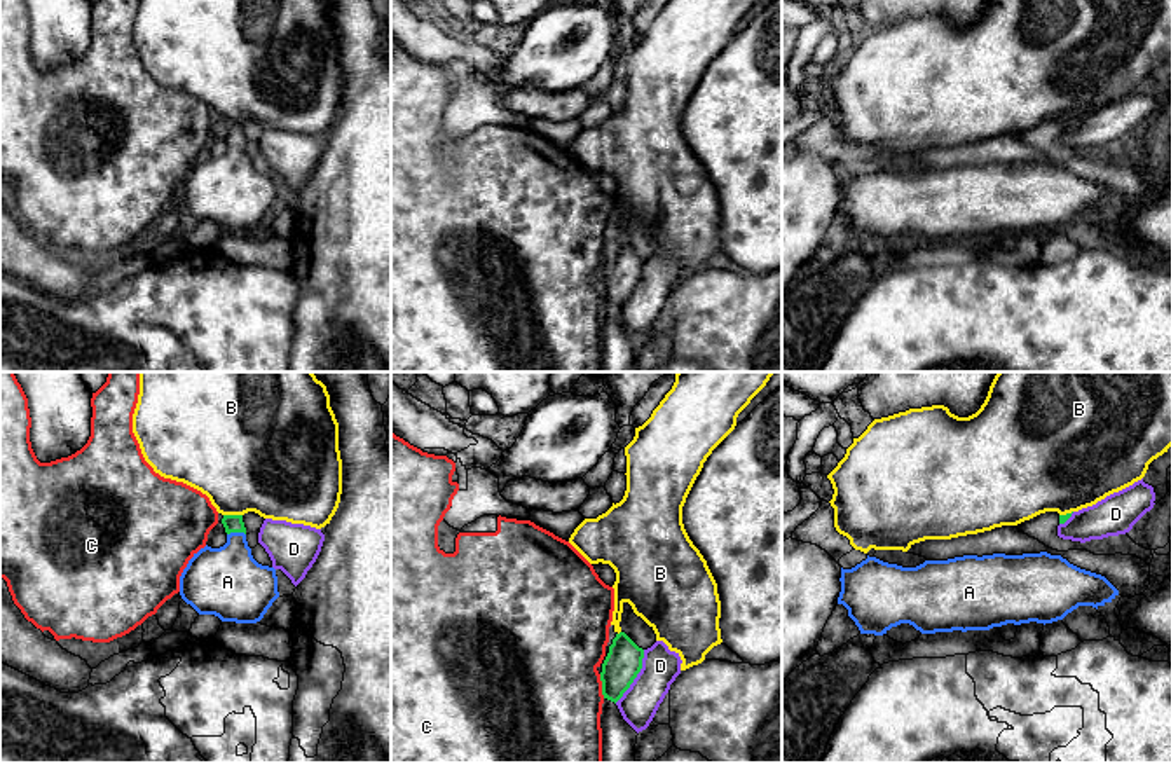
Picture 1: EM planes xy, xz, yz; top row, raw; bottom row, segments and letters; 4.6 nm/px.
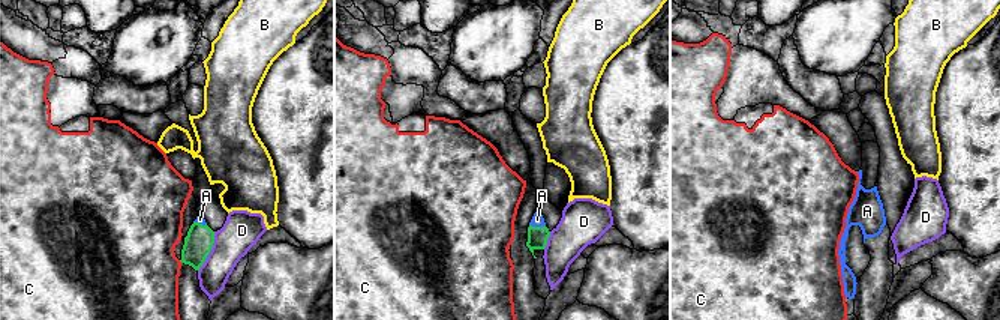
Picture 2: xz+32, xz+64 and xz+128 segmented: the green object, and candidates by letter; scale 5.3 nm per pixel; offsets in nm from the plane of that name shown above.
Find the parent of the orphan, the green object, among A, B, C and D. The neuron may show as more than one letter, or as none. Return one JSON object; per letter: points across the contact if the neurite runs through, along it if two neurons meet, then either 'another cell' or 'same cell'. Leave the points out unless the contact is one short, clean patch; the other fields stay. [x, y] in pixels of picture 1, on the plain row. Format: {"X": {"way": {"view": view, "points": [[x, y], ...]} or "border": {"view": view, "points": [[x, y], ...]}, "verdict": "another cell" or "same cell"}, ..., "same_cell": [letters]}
{"A": {"way": {"view": "xy", "points": [[231, 131], [236, 140], [236, 164], [227, 191]]}, "verdict": "same cell"}, "B": {"verdict": "another cell"}, "C": {"verdict": "another cell"}, "D": {"verdict": "another cell"}, "same_cell": ["A"]}

